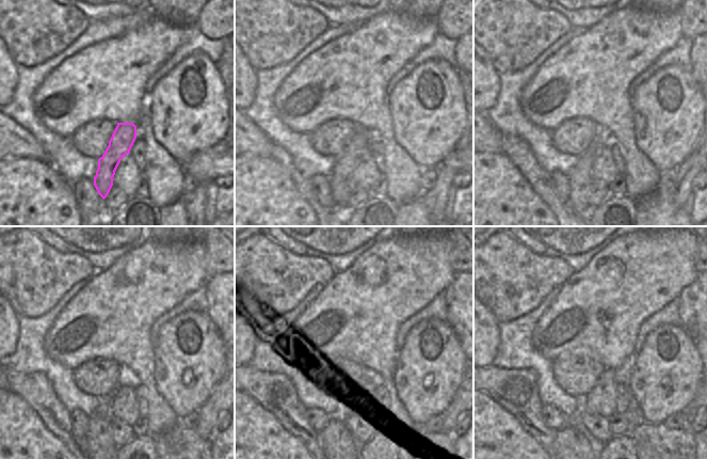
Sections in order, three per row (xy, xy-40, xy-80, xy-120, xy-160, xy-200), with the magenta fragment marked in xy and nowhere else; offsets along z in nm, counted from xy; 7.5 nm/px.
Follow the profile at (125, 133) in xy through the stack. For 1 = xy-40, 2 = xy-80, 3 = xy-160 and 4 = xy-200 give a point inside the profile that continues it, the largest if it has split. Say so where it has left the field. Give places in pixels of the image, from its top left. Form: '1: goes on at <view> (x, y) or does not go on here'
1: goes on at xy-40 (342, 179)
2: goes on at xy-80 (580, 178)
3: goes on at xy-160 (336, 441)
4: goes on at xy-200 (569, 443)

